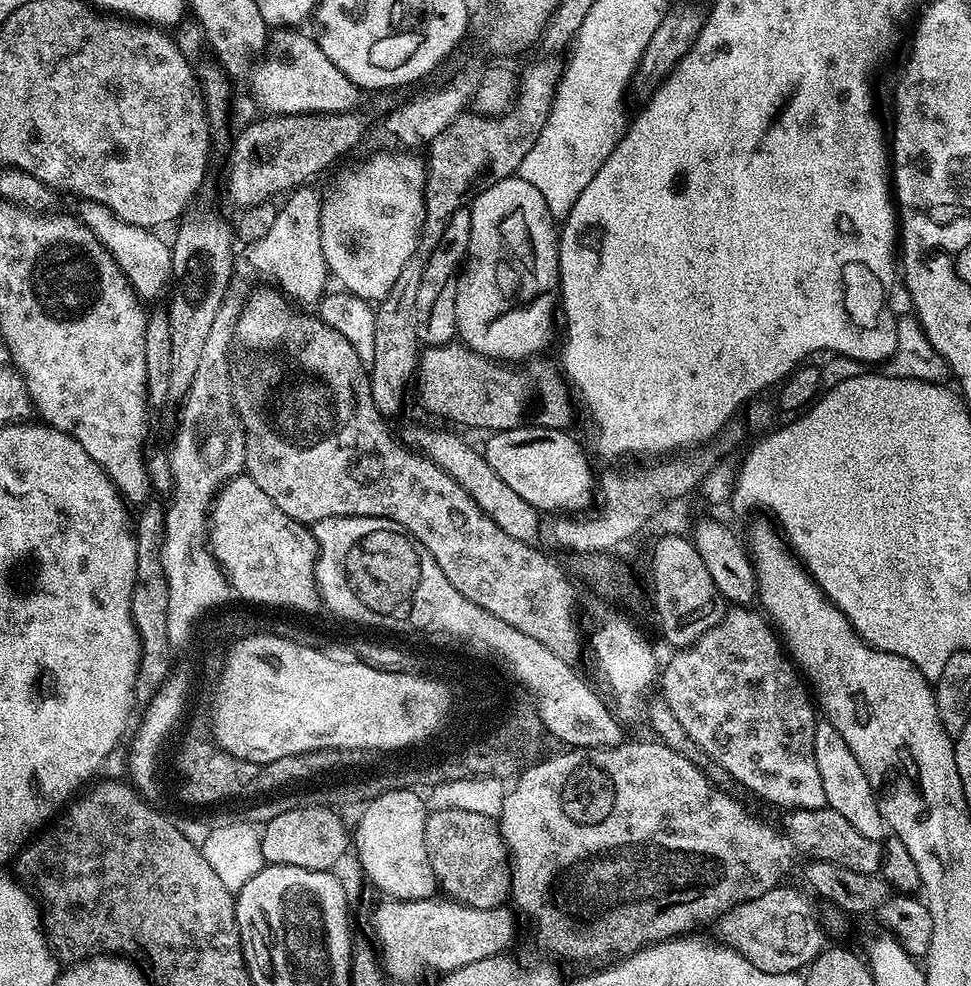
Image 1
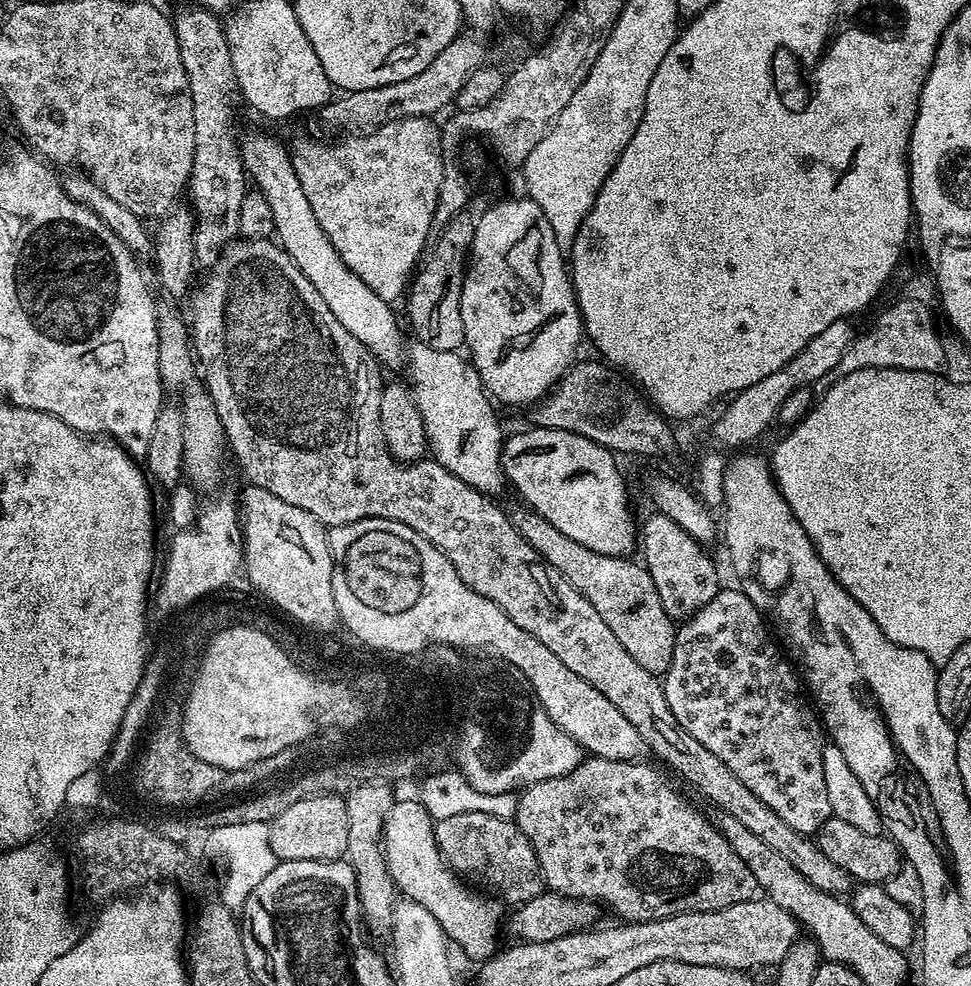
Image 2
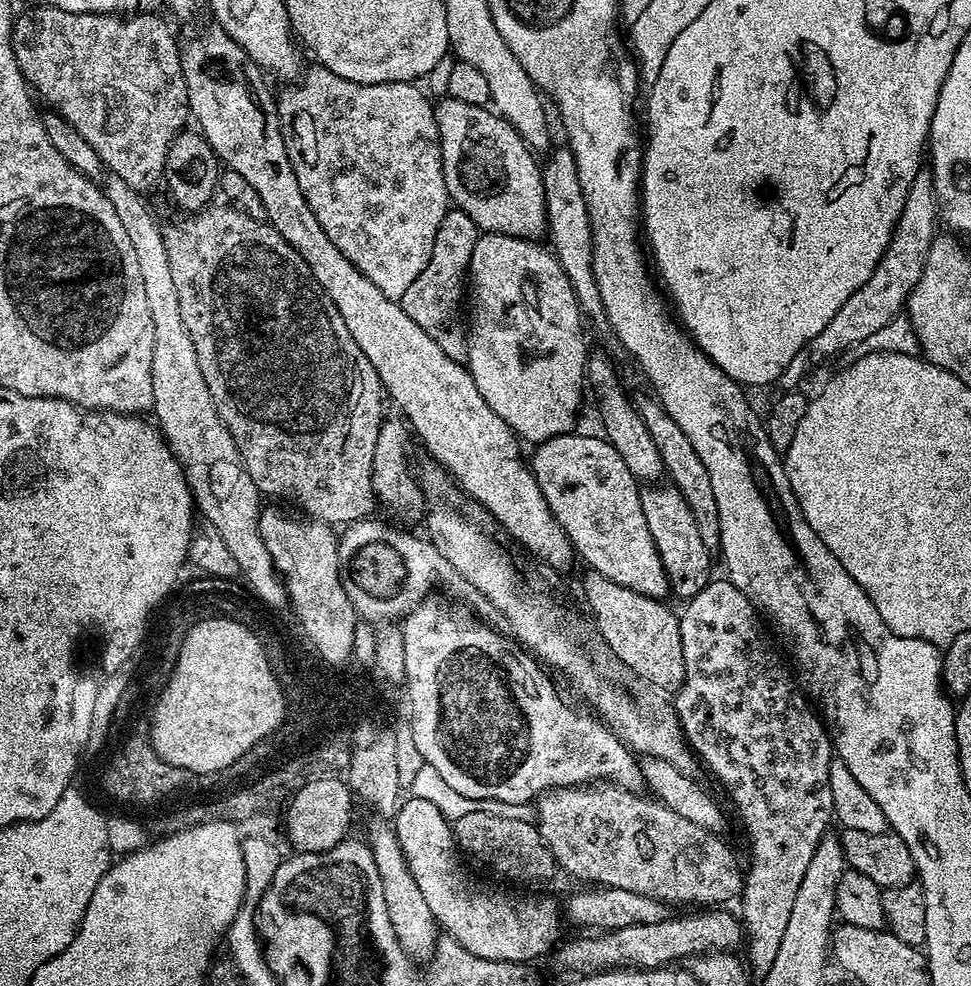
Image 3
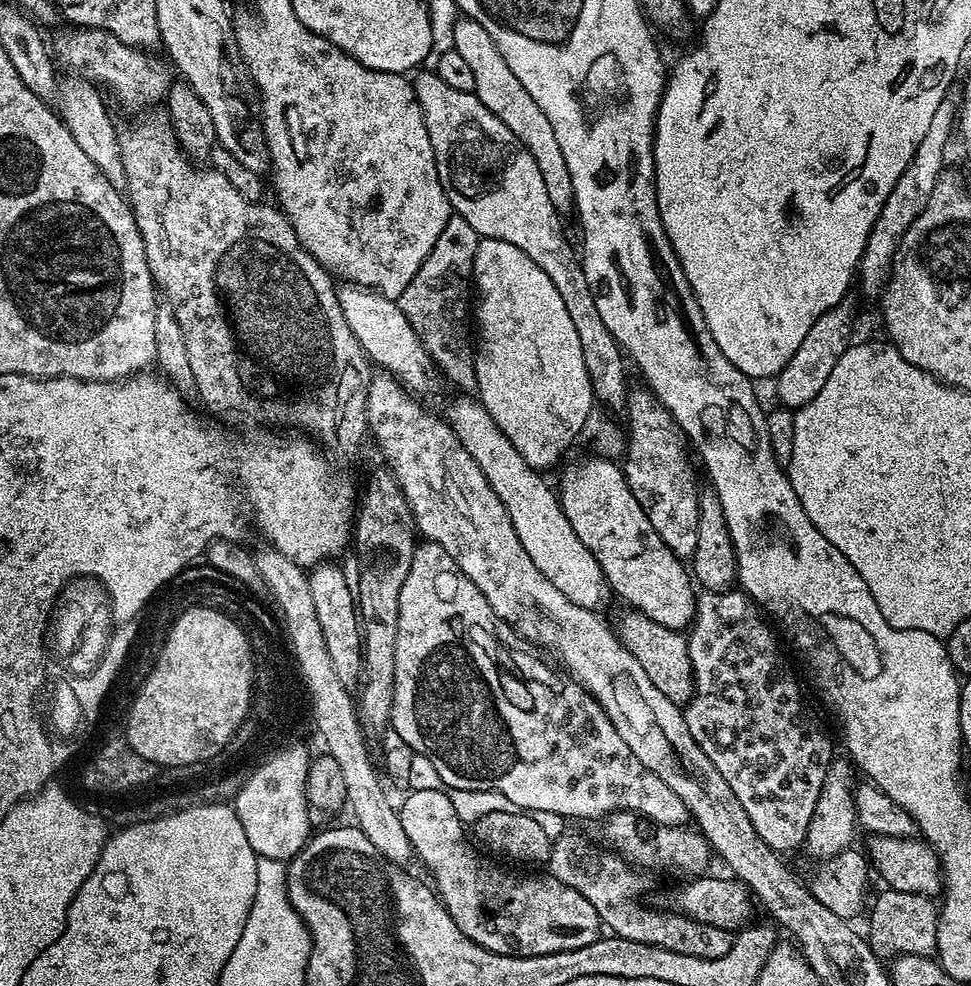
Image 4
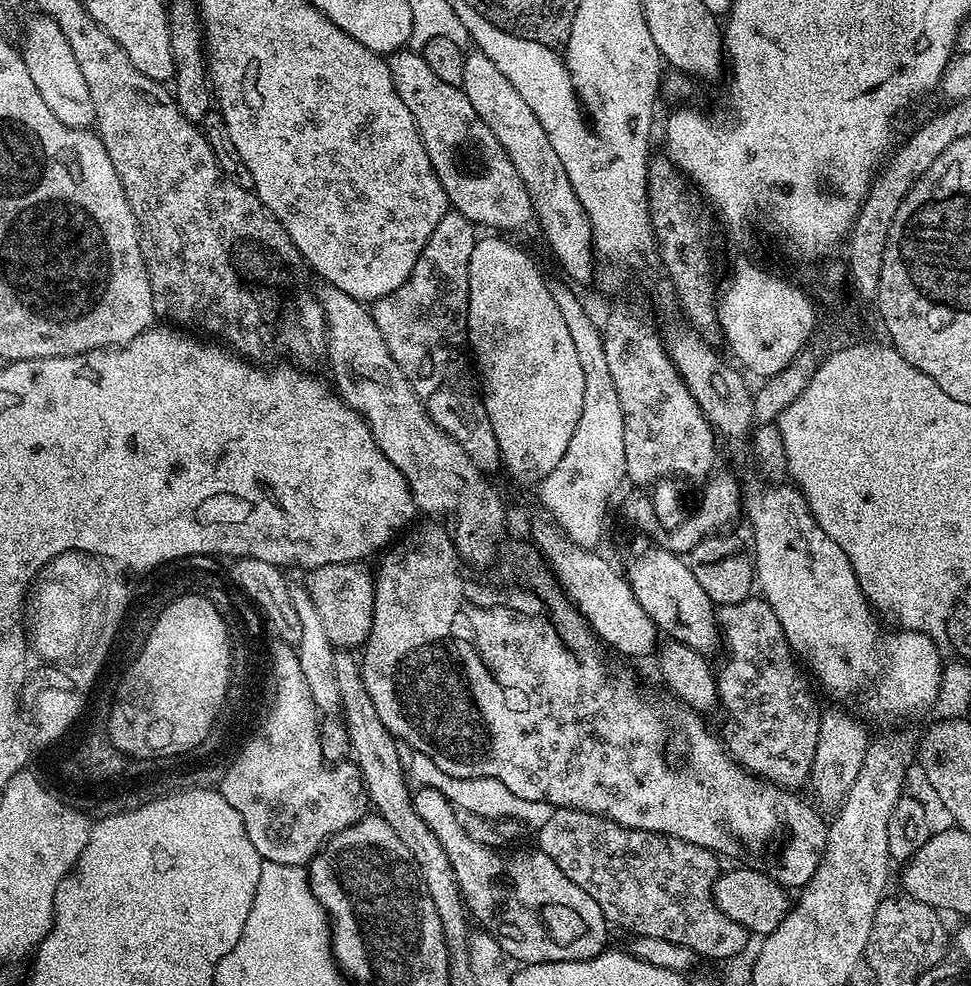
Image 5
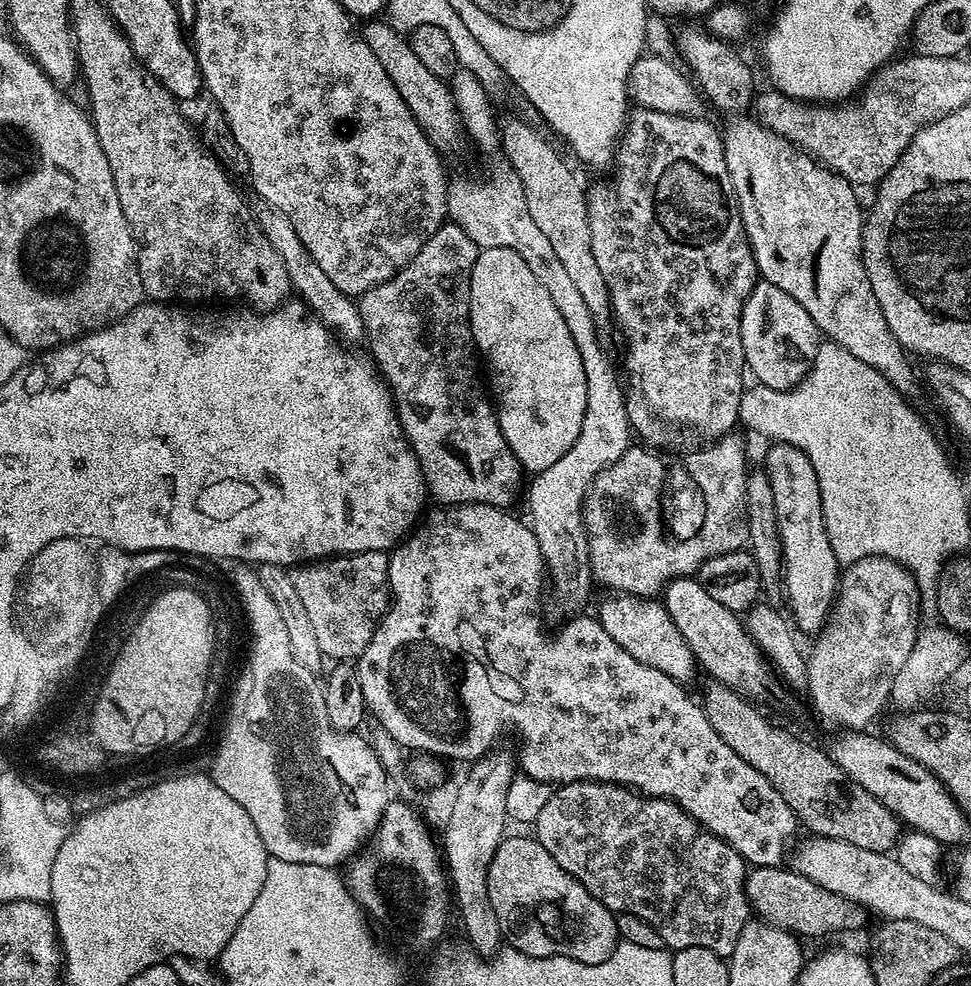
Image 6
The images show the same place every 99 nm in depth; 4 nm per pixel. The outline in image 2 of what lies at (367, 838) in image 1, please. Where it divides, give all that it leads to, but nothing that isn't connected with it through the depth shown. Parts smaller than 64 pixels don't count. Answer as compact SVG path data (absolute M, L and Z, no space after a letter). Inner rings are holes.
M397 799L393 803L384 822L383 850L389 878L395 887L407 899L426 906L426 910L438 918L438 926L442 926L455 947L457 944L475 962L483 962L496 955L500 924L502 928L501 901L469 886L449 868L438 850L432 815L419 799Z

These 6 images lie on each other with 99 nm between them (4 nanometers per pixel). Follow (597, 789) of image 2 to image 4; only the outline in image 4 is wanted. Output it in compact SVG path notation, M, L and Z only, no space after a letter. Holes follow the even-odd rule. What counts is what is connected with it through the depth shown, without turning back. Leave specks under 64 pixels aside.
M612 812L603 817L603 843L620 859L628 861L637 869L653 868L656 872L673 872L678 878L695 878L709 871L708 863L714 860L708 839L695 827L662 826L637 816L634 812Z

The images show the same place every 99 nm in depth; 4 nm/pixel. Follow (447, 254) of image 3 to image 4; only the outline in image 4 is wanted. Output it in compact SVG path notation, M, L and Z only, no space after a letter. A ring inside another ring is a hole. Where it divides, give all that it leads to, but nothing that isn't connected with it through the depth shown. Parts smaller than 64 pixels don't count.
M449 216L442 234L438 234L438 242L434 242L434 250L430 250L426 262L422 262L418 274L414 274L410 286L402 290L398 301L402 314L406 314L410 326L414 326L439 375L441 372L464 394L471 393L476 386L474 344L471 339L468 341L468 324L470 328L472 267L481 239L466 218Z

